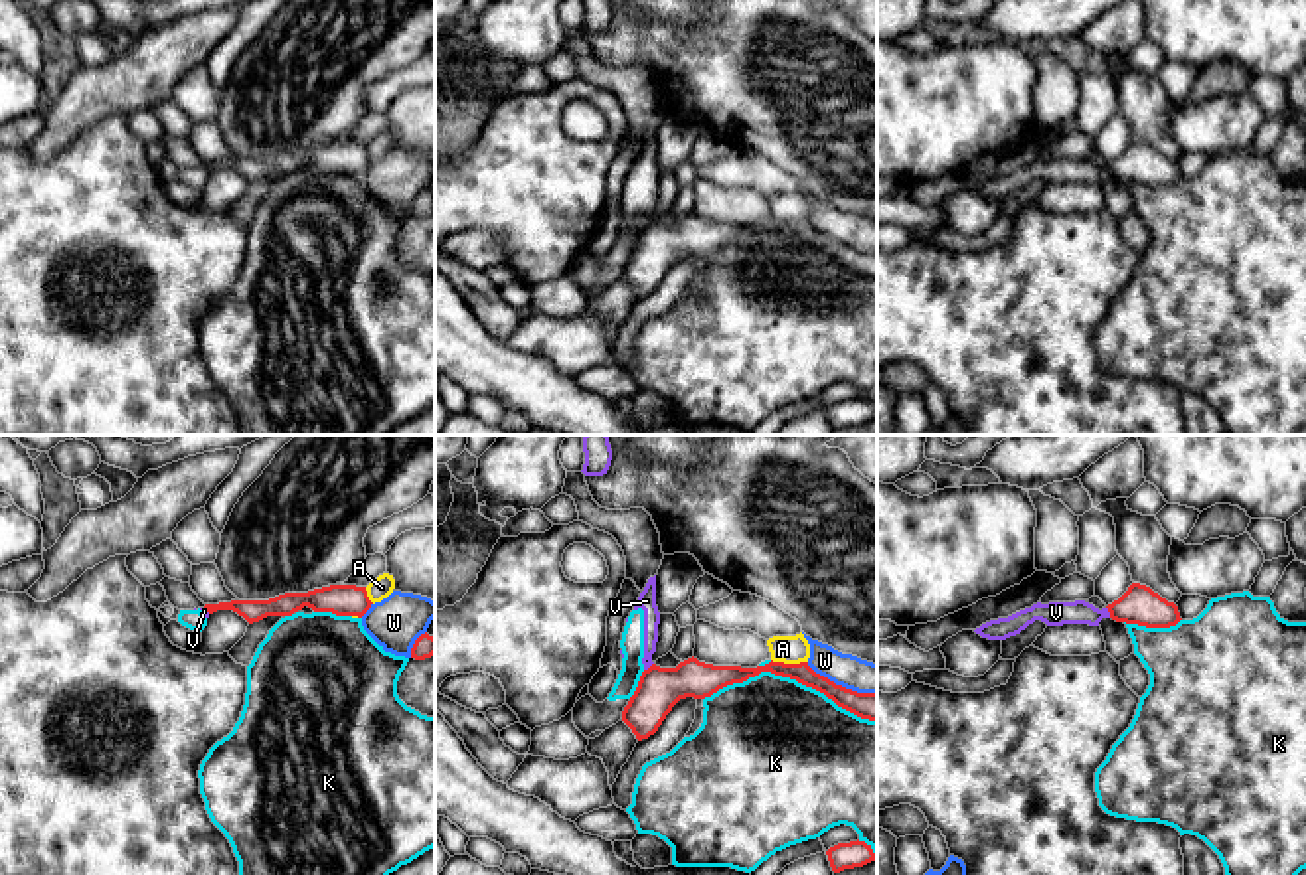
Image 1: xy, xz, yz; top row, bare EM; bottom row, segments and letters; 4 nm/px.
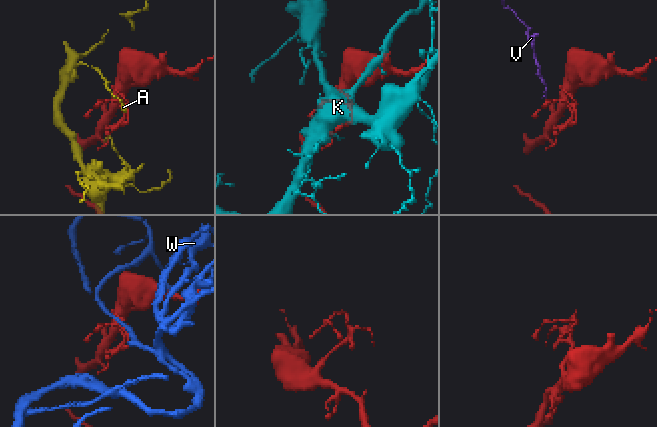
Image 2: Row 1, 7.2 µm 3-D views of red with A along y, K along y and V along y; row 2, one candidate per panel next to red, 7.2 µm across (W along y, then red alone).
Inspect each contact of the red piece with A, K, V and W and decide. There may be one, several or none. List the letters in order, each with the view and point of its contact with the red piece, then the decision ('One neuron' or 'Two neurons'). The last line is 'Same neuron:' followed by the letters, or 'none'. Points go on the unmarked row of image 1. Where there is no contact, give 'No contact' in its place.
A: Touches red at xz (789, 222). Two neurons
K: Touches red at xz (791, 236). Two neurons
V: Touches red at yz (1109, 168). Two neurons
W: Touches red at xz (840, 243). Two neurons
Same neuron: none

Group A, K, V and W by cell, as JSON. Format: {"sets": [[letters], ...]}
{"sets": [["A"], ["K", "V"], ["W"]]}

